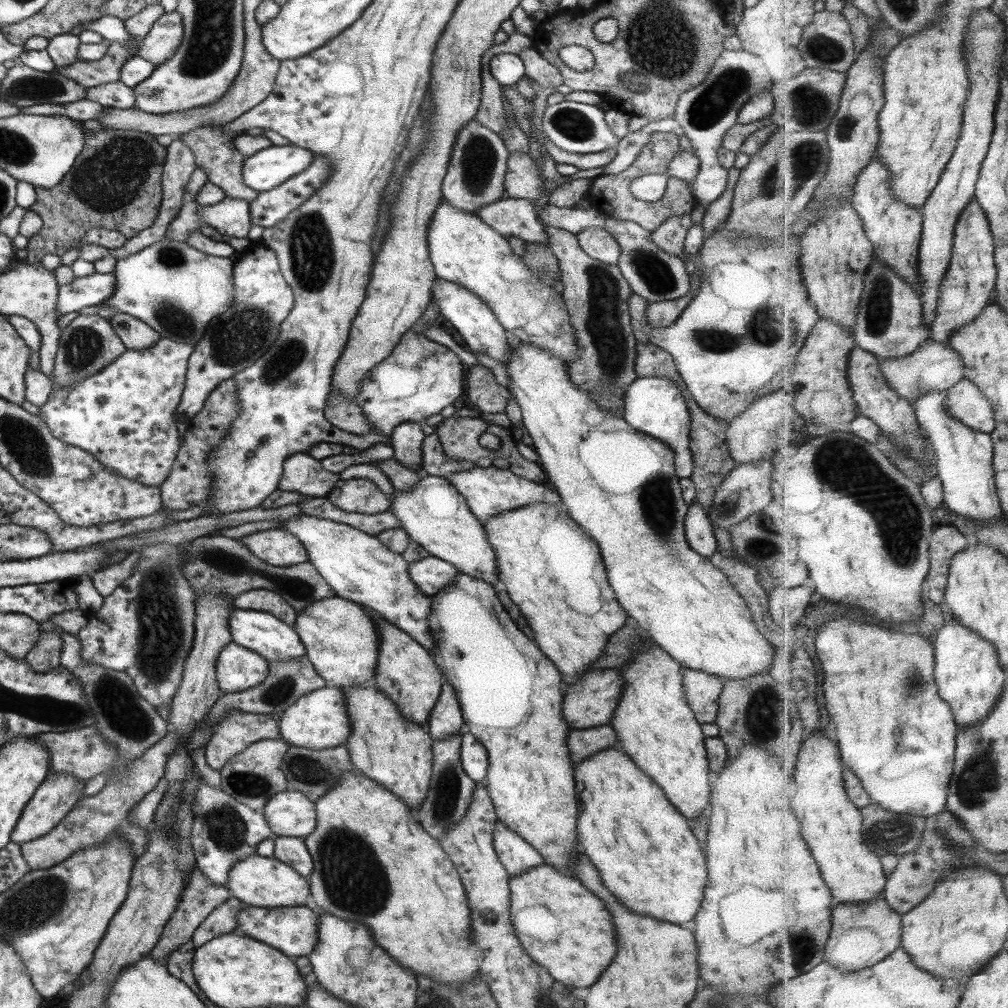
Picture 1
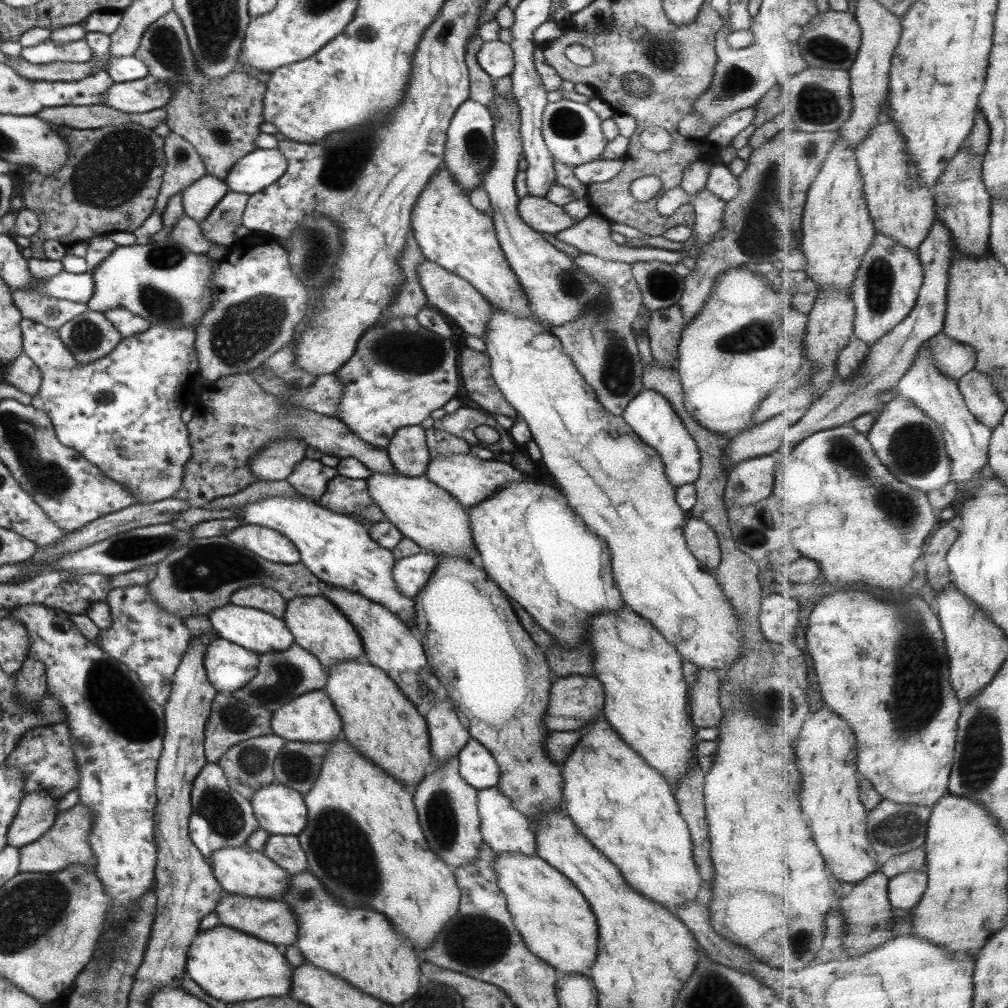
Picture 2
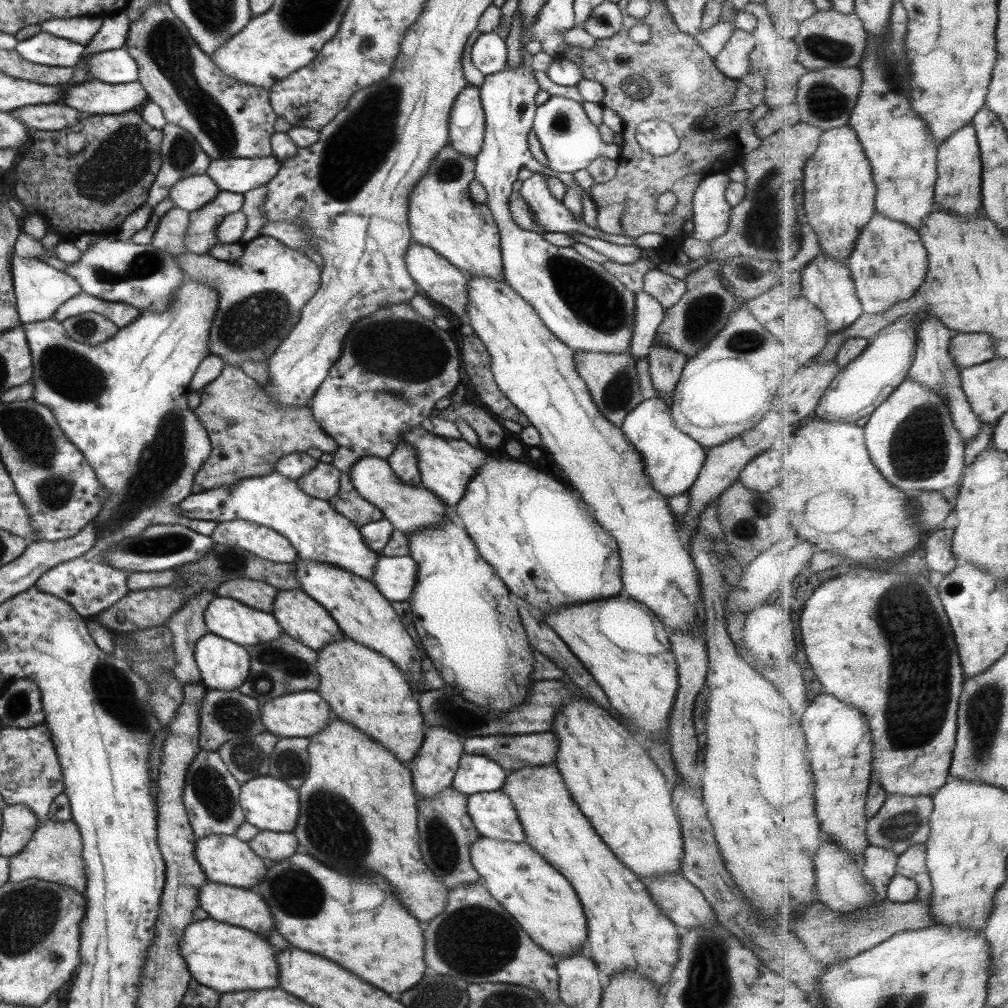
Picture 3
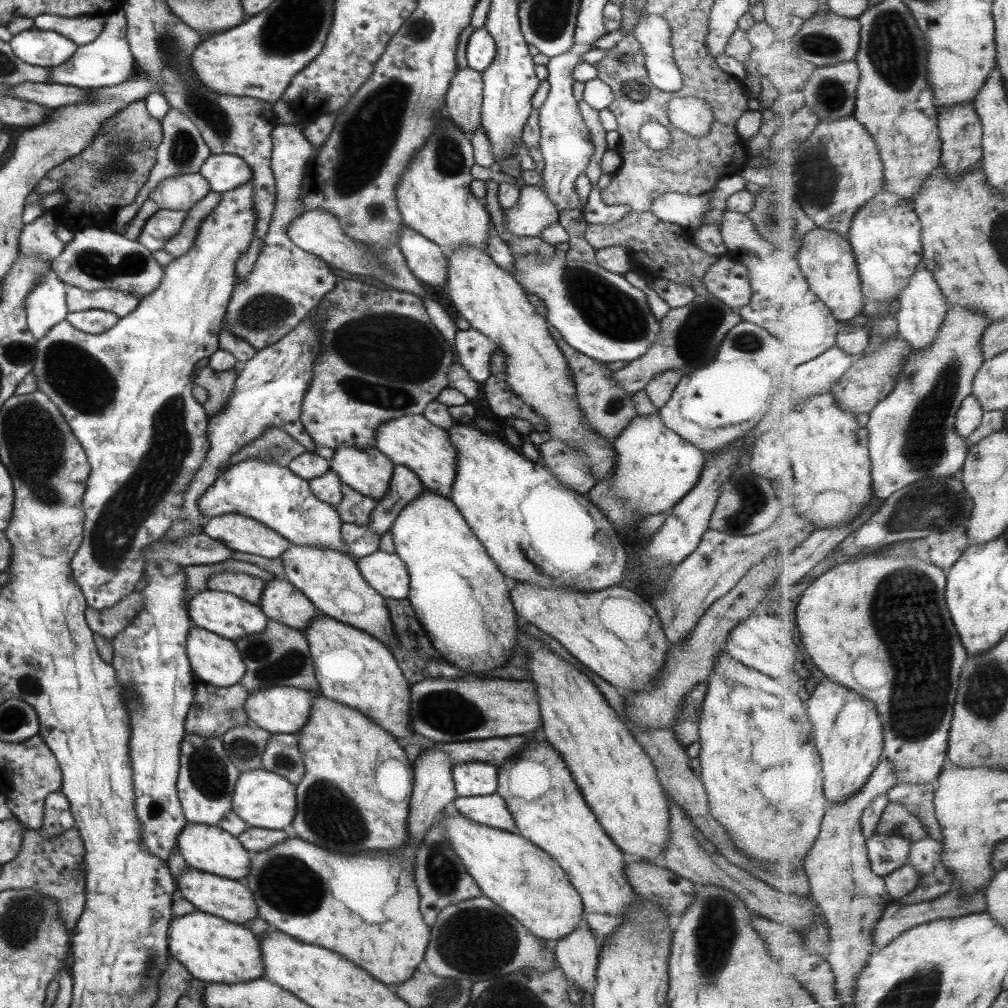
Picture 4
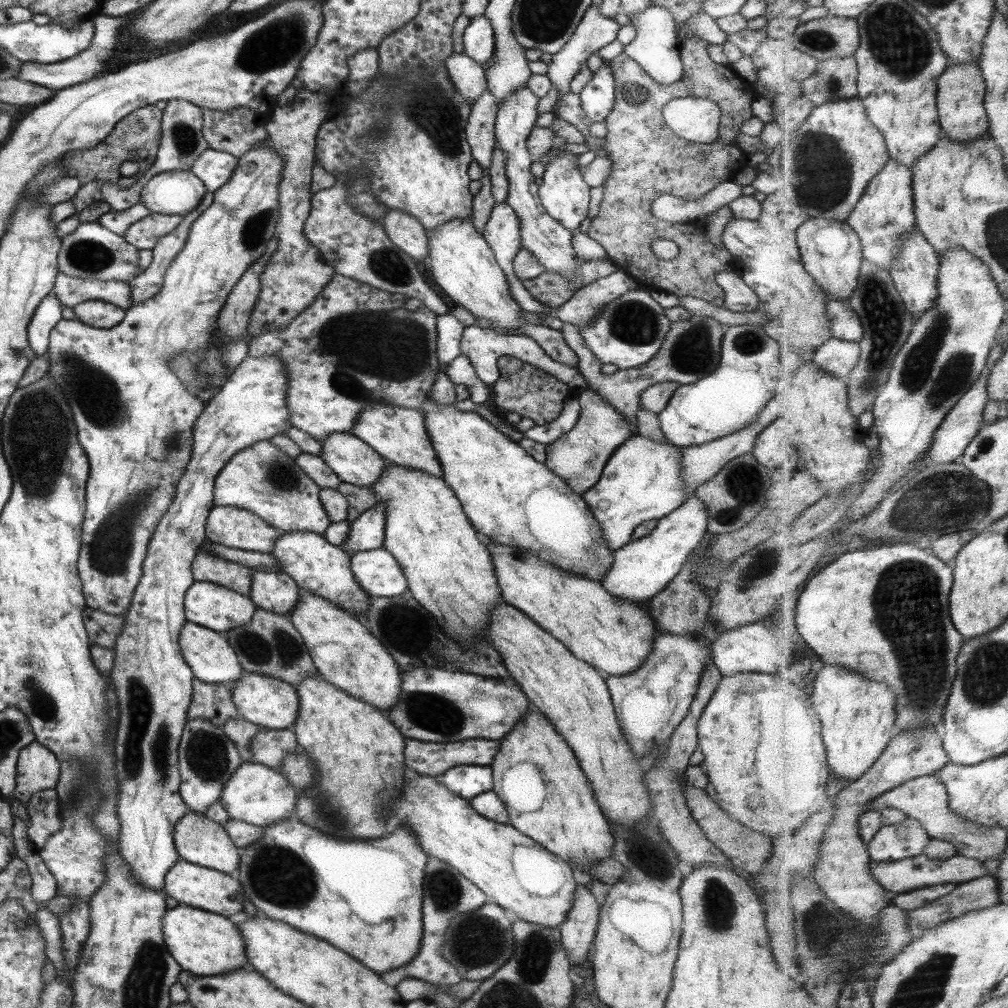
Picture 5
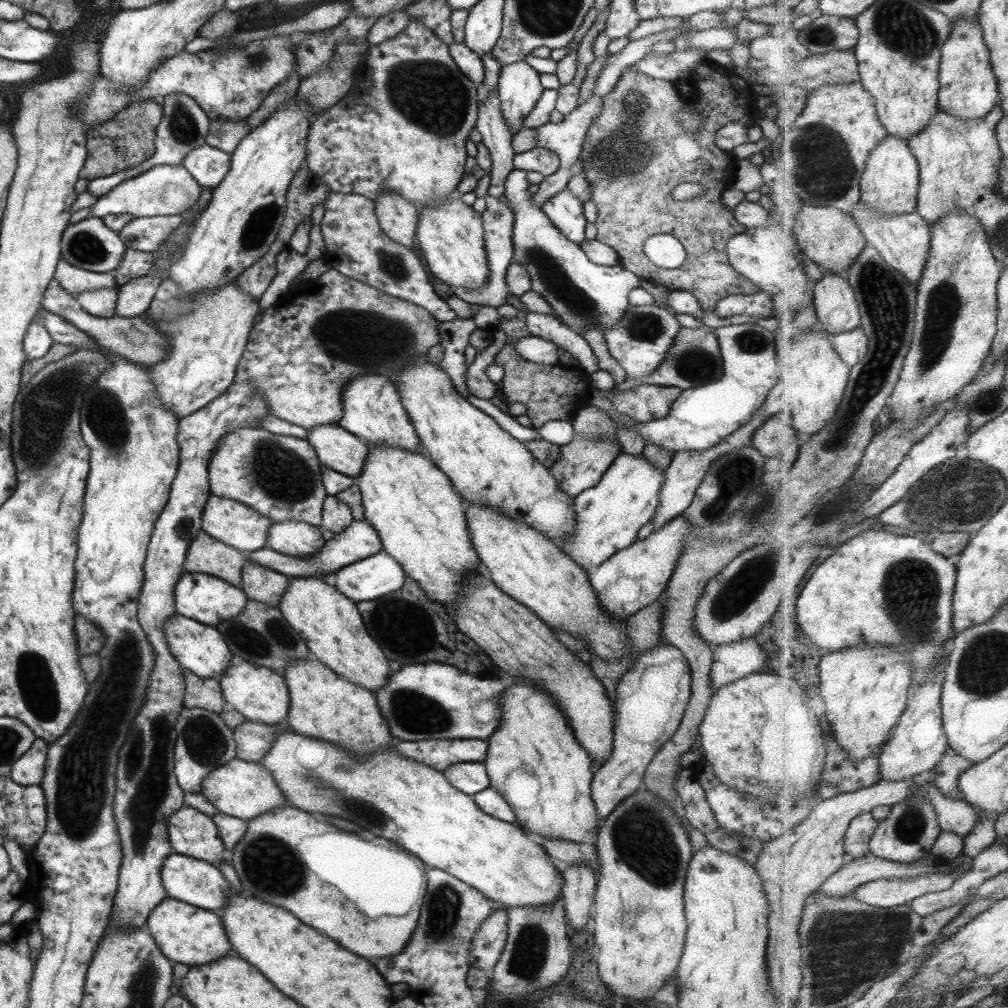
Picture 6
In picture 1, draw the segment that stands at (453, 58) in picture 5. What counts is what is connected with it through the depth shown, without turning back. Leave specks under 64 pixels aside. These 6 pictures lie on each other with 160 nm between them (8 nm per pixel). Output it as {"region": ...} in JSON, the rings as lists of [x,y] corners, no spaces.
{"region":[[[475,119],[470,120],[456,136],[449,165],[441,183],[442,200],[451,208],[476,214],[482,206],[503,198],[503,181],[509,156],[507,151],[501,137],[481,126]]]}

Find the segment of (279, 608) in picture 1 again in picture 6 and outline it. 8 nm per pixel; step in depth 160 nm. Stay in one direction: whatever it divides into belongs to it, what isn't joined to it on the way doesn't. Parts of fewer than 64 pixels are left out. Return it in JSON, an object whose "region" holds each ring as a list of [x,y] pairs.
{"region":[[[199,531],[199,535],[187,549],[183,569],[186,572],[213,576],[227,581],[231,586],[241,587],[245,562],[244,553],[227,547]]]}

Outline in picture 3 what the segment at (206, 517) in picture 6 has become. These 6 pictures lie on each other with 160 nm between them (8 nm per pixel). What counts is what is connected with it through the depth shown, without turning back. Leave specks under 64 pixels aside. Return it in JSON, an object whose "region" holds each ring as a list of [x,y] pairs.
{"region":[[[245,520],[214,524],[211,537],[217,544],[241,548],[259,558],[273,563],[293,563],[295,549],[277,532]]]}

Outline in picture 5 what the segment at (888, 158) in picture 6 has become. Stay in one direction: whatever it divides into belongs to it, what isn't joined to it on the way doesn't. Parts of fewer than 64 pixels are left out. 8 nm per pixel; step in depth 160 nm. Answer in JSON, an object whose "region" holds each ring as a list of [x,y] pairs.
{"region":[[[889,158],[879,175],[871,180],[866,194],[846,221],[862,240],[864,258],[890,270],[896,254],[900,251],[900,236],[914,230],[917,225],[913,167],[899,165],[897,161]]]}

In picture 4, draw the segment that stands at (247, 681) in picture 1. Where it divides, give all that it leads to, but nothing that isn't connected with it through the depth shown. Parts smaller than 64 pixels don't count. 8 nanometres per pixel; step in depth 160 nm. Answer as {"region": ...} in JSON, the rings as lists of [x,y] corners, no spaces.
{"region":[[[192,625],[185,644],[190,669],[199,681],[219,688],[240,682],[245,664],[233,641]]]}

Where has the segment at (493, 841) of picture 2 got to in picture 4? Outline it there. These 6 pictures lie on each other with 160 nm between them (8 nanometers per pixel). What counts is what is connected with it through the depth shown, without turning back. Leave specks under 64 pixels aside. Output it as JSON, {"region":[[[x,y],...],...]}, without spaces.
{"region":[[[497,792],[485,796],[455,797],[450,805],[471,822],[498,828],[505,832],[516,832],[513,817],[510,815],[504,800]]]}

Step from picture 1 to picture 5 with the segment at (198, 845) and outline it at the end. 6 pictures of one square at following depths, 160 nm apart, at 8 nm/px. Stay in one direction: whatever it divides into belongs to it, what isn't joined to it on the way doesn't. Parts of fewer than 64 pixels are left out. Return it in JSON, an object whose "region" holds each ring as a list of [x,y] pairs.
{"region":[[[192,718],[186,722],[178,744],[178,771],[181,800],[193,814],[201,814],[218,802],[225,783],[231,779],[241,764],[235,745],[225,736],[221,726],[211,724],[203,718]]]}

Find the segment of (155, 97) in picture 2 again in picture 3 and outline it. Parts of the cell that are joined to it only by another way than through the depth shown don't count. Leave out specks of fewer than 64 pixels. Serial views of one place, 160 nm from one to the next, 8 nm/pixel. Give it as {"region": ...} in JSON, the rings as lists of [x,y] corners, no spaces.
{"region":[[[93,79],[73,87],[65,86],[61,104],[87,115],[117,115],[139,110],[147,103],[147,94],[139,82],[105,84]]]}

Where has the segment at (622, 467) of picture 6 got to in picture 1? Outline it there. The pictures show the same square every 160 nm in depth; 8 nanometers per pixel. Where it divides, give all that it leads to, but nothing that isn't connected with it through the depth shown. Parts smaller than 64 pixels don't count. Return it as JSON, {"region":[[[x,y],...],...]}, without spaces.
{"region":[[[635,377],[625,388],[622,419],[635,430],[643,431],[647,436],[663,441],[674,454],[674,475],[677,478],[690,478],[693,463],[689,452],[688,432],[690,418],[686,400],[677,383],[665,377]]]}

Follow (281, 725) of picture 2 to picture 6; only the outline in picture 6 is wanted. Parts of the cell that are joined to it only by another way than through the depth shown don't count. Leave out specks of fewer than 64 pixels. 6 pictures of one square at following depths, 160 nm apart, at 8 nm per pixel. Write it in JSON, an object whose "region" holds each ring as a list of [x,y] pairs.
{"region":[[[236,658],[217,680],[226,706],[235,709],[247,721],[271,726],[285,720],[290,698],[281,674]]]}

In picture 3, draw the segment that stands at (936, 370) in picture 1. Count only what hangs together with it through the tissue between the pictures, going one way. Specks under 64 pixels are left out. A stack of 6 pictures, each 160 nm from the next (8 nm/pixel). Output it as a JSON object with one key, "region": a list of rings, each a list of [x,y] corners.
{"region":[[[959,333],[950,340],[950,353],[954,363],[962,369],[995,358],[994,338],[990,333]]]}

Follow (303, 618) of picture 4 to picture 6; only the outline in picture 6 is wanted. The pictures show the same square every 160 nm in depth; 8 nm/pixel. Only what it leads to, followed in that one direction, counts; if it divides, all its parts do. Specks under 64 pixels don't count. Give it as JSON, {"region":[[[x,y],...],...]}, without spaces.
{"region":[[[246,560],[241,580],[241,589],[248,600],[277,607],[291,578]]]}

